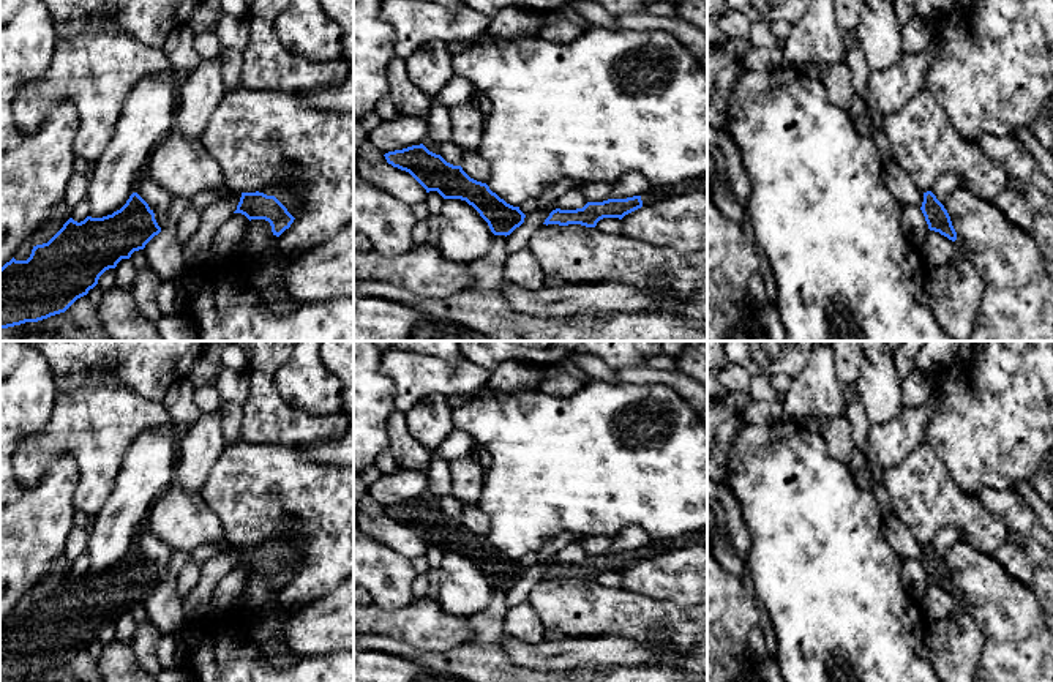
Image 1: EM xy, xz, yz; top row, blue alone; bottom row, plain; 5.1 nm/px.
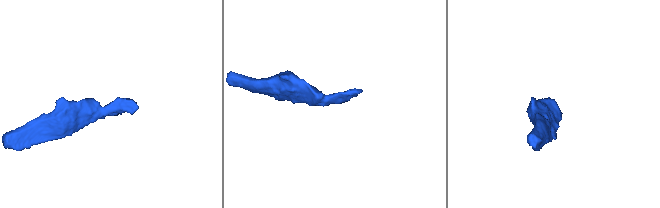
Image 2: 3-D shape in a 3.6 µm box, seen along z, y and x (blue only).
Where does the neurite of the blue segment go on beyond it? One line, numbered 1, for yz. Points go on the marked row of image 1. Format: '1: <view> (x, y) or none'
1: none

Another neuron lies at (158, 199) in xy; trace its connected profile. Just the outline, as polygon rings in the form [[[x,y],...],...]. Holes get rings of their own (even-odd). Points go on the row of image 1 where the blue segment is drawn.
[[[147,170],[141,175],[136,193],[148,204],[150,210],[155,213],[158,226],[163,230],[169,221],[169,210],[174,197],[163,186],[159,186],[147,174]]]

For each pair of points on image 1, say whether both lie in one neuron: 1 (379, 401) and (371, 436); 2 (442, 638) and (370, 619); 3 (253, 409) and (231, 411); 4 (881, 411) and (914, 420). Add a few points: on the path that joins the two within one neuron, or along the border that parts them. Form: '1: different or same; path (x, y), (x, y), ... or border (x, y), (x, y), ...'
1: same; path (371, 409), (371, 428)
2: same; path (425, 625), (387, 622)
3: different; border (240, 406), (242, 441)
4: different; border (905, 409), (886, 422), (870, 423)

